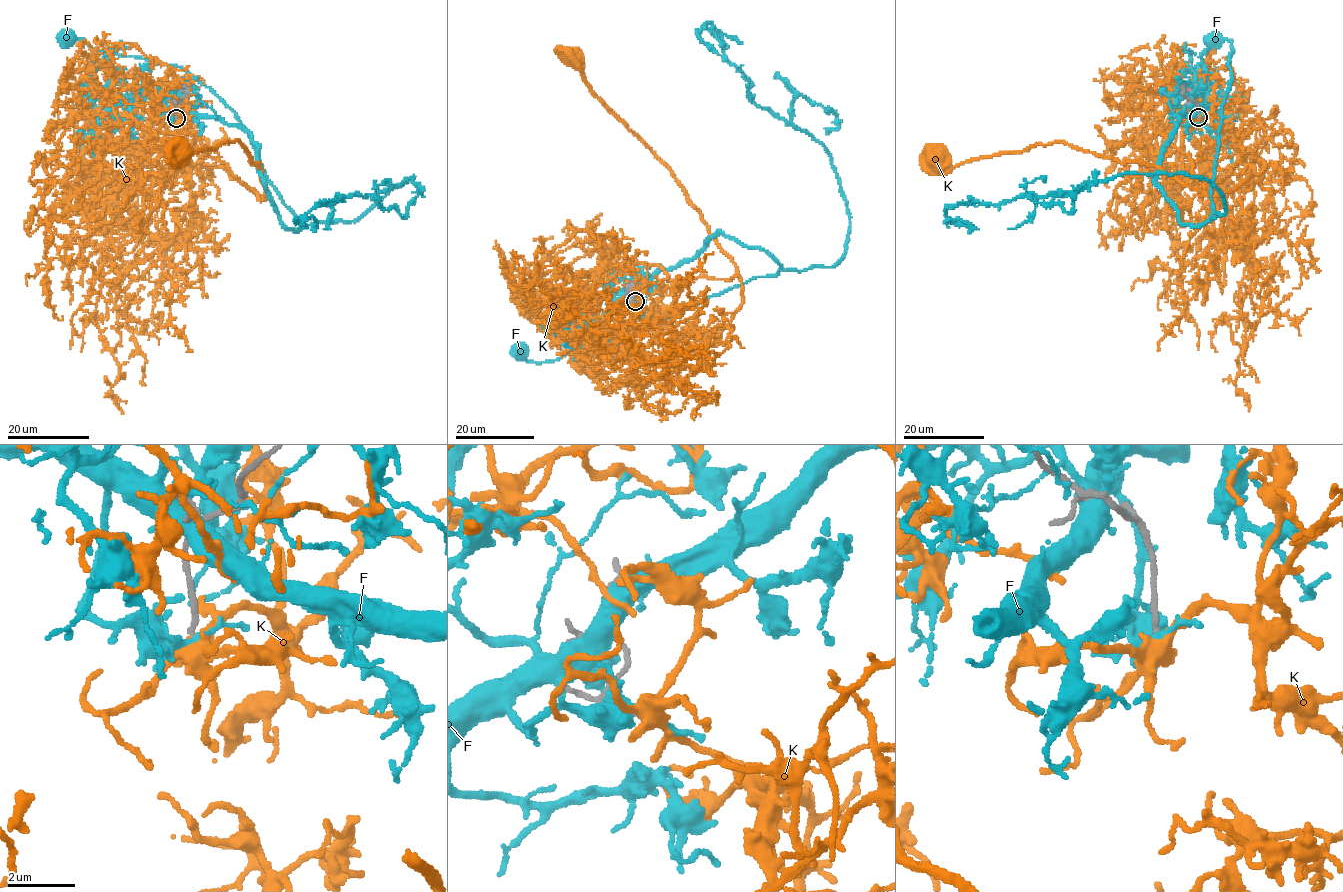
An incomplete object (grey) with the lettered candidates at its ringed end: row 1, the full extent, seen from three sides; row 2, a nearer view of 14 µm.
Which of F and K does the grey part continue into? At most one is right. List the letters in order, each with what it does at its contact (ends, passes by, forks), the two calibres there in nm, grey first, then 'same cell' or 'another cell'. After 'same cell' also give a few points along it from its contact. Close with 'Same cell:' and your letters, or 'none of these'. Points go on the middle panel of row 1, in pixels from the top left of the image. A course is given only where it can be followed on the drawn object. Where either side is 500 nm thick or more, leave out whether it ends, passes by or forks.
F: it forks | 170/180 nm | another cell
K: it forks | 170/420 nm | same cell | via (635, 301), (650, 319), (615, 351), (672, 332), (710, 347), (742, 303), (741, 278), (671, 168), (574, 57)
Same cell: K

